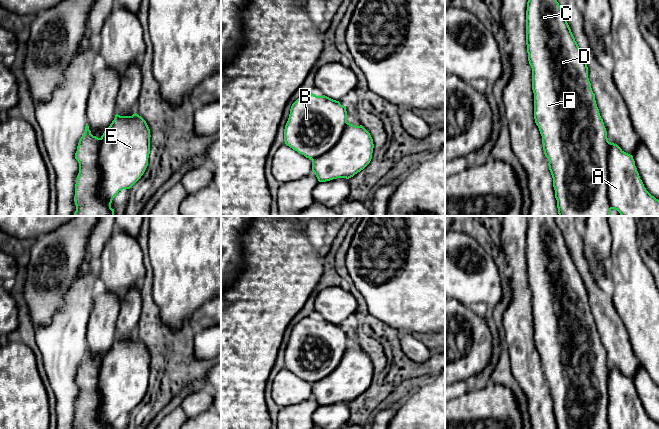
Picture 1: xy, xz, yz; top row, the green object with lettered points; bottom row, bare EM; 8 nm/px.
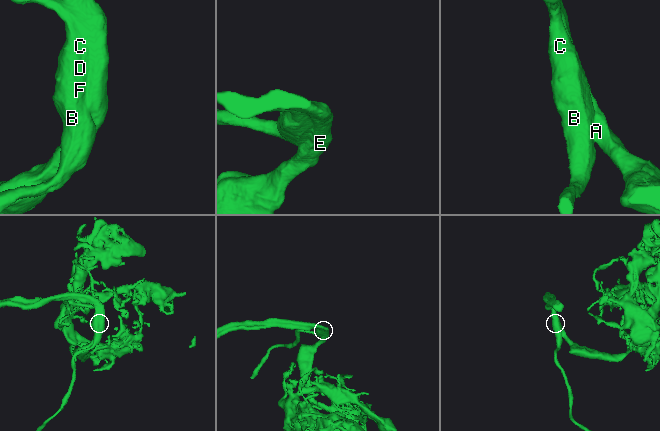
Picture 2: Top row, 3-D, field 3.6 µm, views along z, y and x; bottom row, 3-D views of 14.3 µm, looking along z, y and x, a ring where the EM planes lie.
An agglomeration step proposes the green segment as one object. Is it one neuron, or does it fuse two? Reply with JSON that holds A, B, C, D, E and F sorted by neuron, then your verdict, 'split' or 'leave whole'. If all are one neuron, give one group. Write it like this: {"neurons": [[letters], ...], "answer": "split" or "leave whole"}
{"neurons": [["A", "E"], ["B", "C", "D", "F"]], "answer": "split"}

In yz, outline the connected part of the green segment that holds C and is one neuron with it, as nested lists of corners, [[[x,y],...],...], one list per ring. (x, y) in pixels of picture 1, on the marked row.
[[[528,0],[526,45],[532,68],[534,119],[542,136],[545,156],[553,178],[559,216],[610,216],[607,154],[609,141],[588,78],[587,63],[557,0]]]

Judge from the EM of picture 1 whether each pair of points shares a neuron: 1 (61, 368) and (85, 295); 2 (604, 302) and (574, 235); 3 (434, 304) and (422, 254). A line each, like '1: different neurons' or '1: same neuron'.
1: same neuron
2: same neuron
3: same neuron

